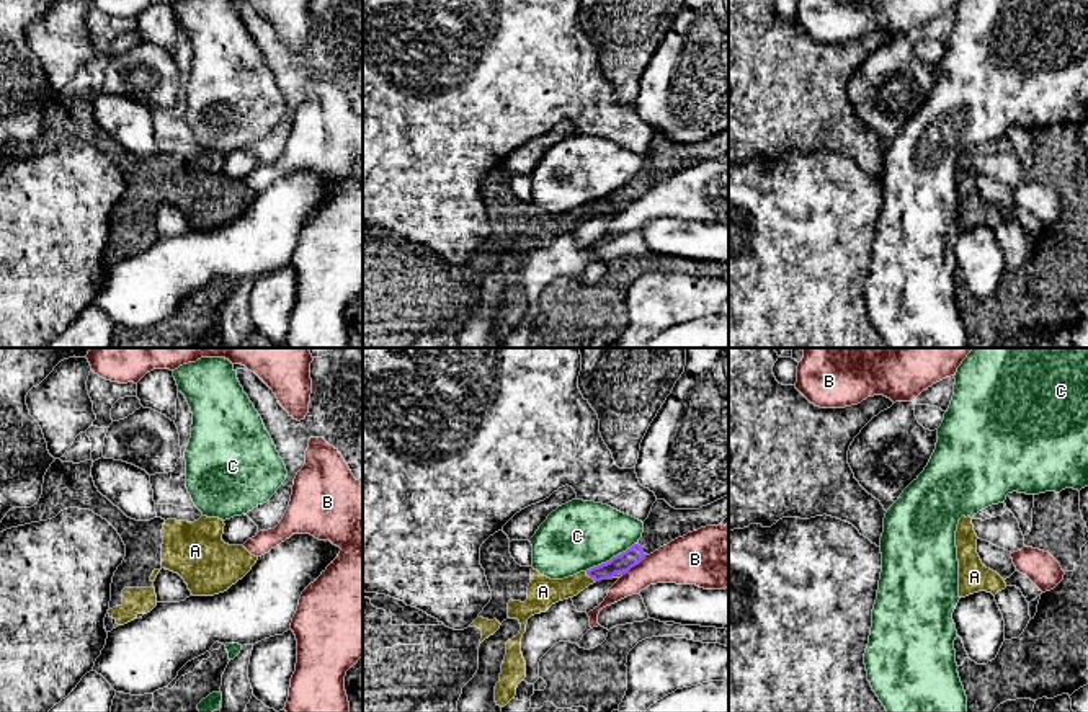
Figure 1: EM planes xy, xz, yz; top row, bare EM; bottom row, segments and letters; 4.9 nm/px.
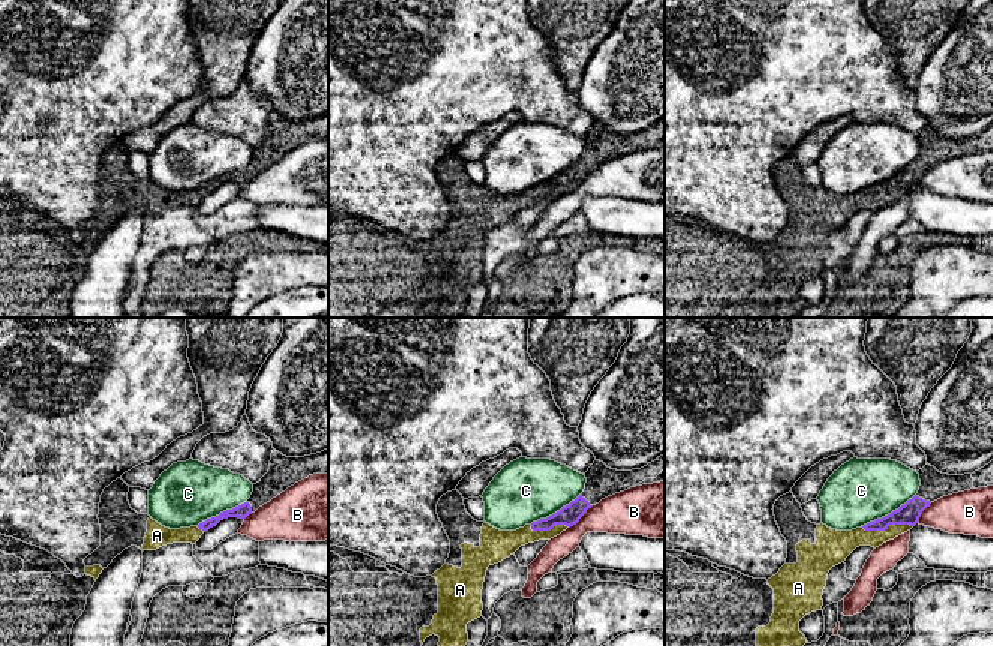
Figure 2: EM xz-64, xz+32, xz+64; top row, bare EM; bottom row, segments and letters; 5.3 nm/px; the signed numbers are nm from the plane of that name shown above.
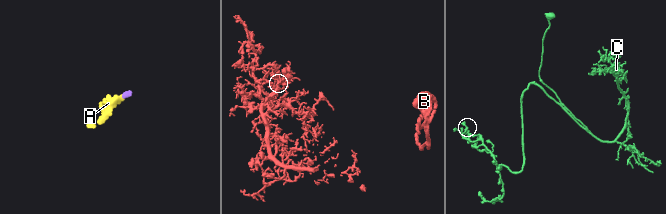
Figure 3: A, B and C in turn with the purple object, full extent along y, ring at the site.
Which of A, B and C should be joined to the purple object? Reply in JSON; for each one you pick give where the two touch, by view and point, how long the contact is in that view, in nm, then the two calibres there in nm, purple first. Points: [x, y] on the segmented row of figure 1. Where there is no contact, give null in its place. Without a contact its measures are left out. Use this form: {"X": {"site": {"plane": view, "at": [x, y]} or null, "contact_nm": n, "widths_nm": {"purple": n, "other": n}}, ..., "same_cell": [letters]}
{"A": {"site": {"plane": "xz", "at": [590, 577]}, "contact_nm": 80, "widths_nm": {"purple": 100, "other": 150}}, "same_cell": ["A"]}

